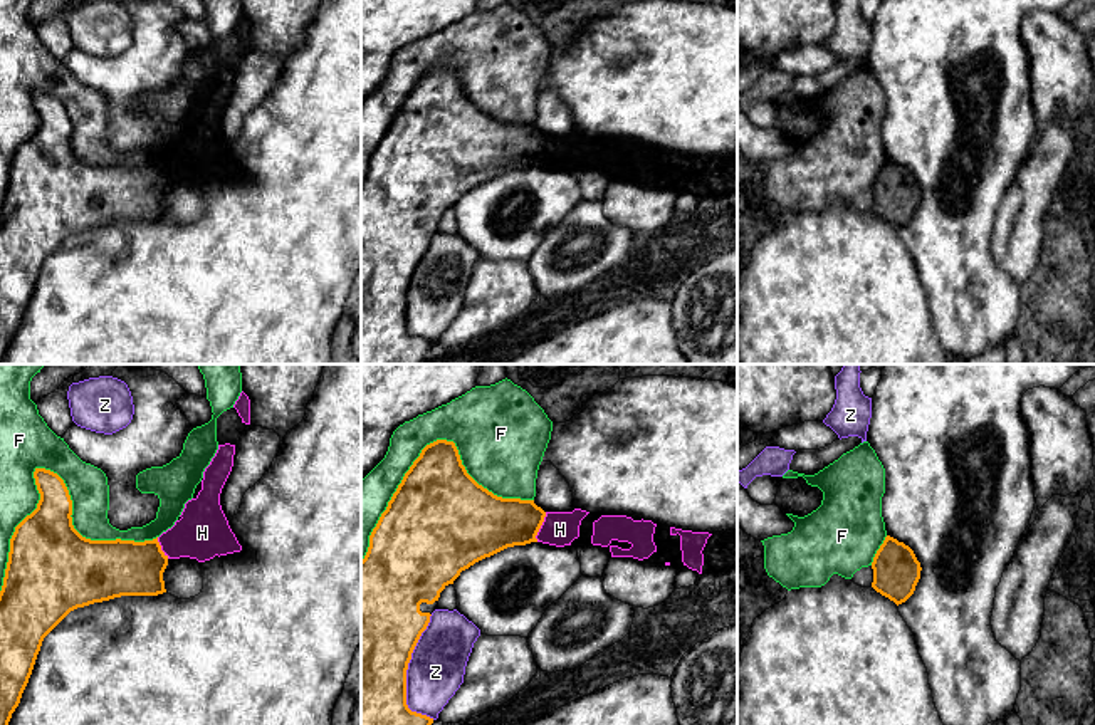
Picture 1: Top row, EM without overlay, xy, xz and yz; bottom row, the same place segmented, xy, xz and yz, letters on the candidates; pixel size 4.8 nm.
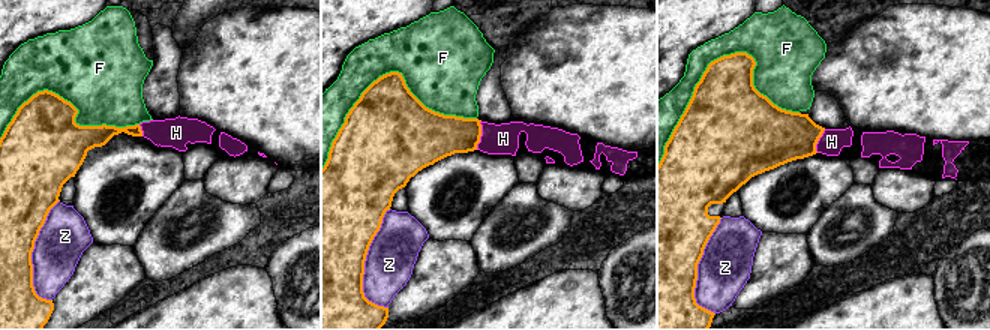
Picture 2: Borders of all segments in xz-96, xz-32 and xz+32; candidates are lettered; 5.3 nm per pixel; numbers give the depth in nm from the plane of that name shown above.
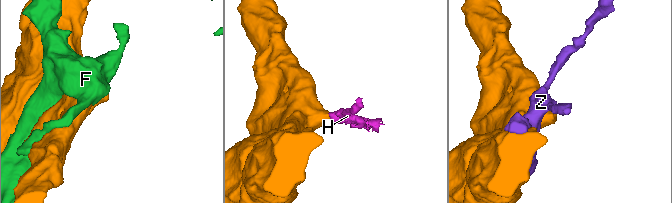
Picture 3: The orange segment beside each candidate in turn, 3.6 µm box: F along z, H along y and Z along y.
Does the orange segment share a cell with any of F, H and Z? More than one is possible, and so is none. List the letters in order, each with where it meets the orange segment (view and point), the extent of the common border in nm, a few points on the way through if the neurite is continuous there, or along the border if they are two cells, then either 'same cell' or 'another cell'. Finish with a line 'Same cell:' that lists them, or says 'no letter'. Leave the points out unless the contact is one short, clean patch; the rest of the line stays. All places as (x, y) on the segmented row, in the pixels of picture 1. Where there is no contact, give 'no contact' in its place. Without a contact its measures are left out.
F: contact xy (52, 472); length 800 nm; another cell
H: contact xz (539, 527); length 150 nm; way xz (487, 524), (539, 527), (560, 529); same cell
Z: contact xz (405, 672); length 500 nm; another cell
Same cell: H

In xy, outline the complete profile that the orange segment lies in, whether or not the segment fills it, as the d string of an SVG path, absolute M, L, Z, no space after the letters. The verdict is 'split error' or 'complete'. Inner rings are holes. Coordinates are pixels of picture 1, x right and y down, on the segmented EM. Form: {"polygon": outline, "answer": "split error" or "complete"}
{"polygon": "M218 445L203 472L202 490L185 503L181 519L160 537L144 542L82 537L72 525L72 500L64 480L50 470L35 468L40 500L37 509L15 527L0 591L0 725L8 725L18 707L44 638L71 611L121 596L166 592L163 572L170 559L190 557L205 562L215 555L242 550L220 505L233 455L235 445Z", "answer": "split error"}

